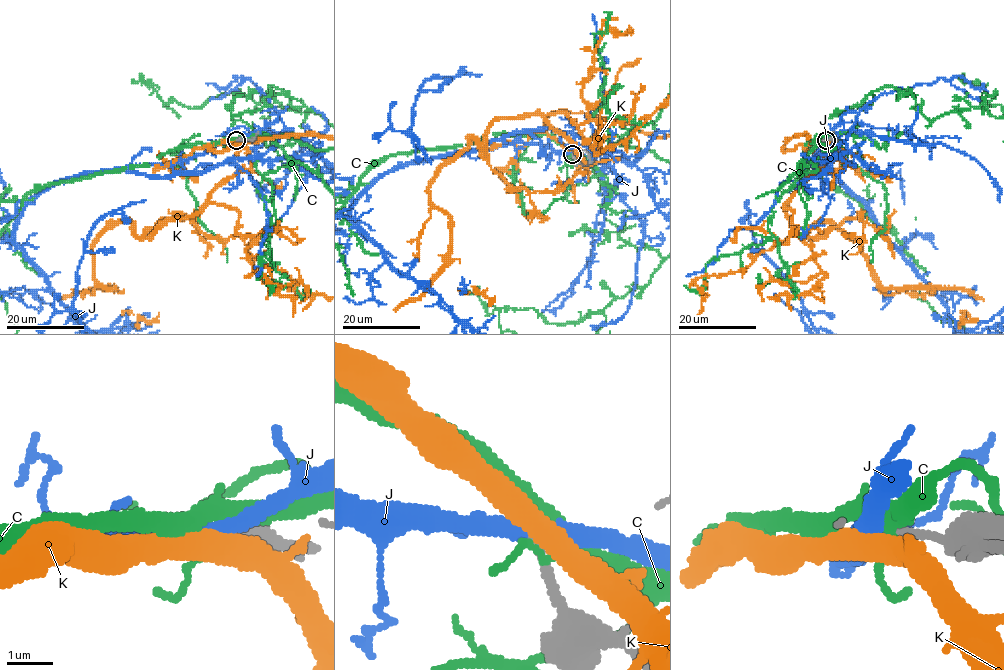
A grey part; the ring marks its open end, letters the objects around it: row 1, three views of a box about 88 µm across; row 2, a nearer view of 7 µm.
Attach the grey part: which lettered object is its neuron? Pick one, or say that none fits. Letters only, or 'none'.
none

